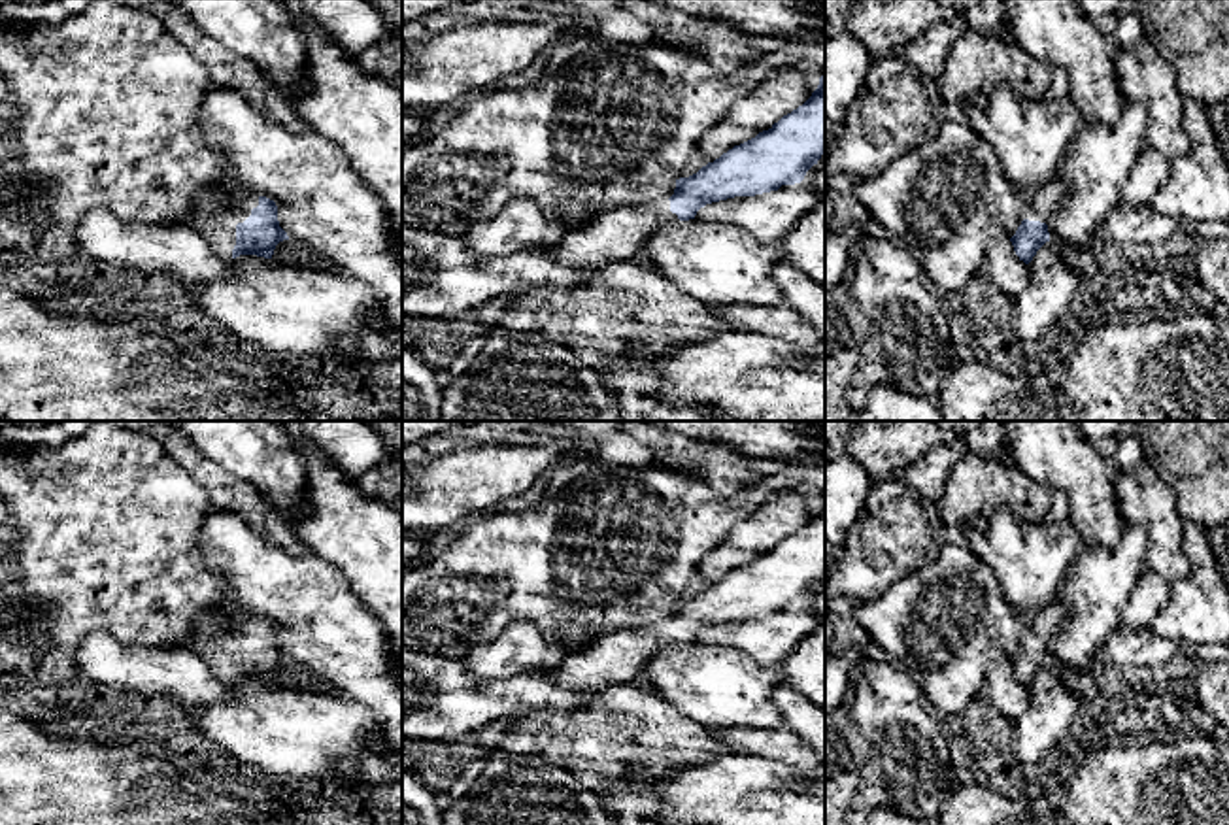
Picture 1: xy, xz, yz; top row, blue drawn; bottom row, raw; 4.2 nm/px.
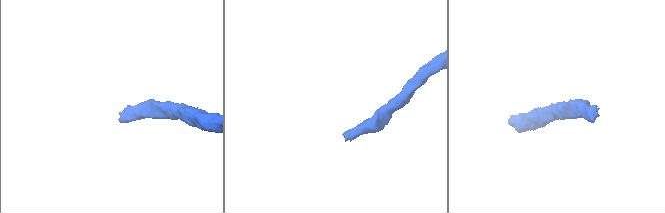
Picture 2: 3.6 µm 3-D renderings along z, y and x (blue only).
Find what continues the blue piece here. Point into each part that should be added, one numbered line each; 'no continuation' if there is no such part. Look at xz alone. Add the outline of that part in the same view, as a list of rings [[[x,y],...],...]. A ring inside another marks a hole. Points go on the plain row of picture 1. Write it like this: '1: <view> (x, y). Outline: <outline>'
1: xz (616, 657). Outline: [[[670,623],[625,627],[568,653],[561,665],[544,674],[564,691],[600,693],[615,683],[631,683],[661,648],[676,642]]]

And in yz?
1: yz (1044, 623). Outline: [[[1061,602],[1053,608],[1040,610],[1027,627],[1027,642],[1046,646],[1063,619],[1065,606]]]

